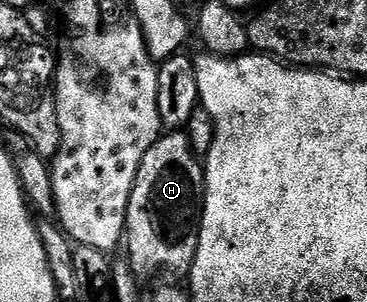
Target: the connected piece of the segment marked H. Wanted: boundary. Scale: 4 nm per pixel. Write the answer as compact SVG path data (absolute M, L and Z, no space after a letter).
M169 131L157 138L157 141L143 155L139 171L135 175L135 187L125 216L124 240L129 241L127 264L138 278L153 277L156 273L188 274L193 268L193 260L199 247L201 213L205 209L205 167L194 153L189 142L188 132Z

